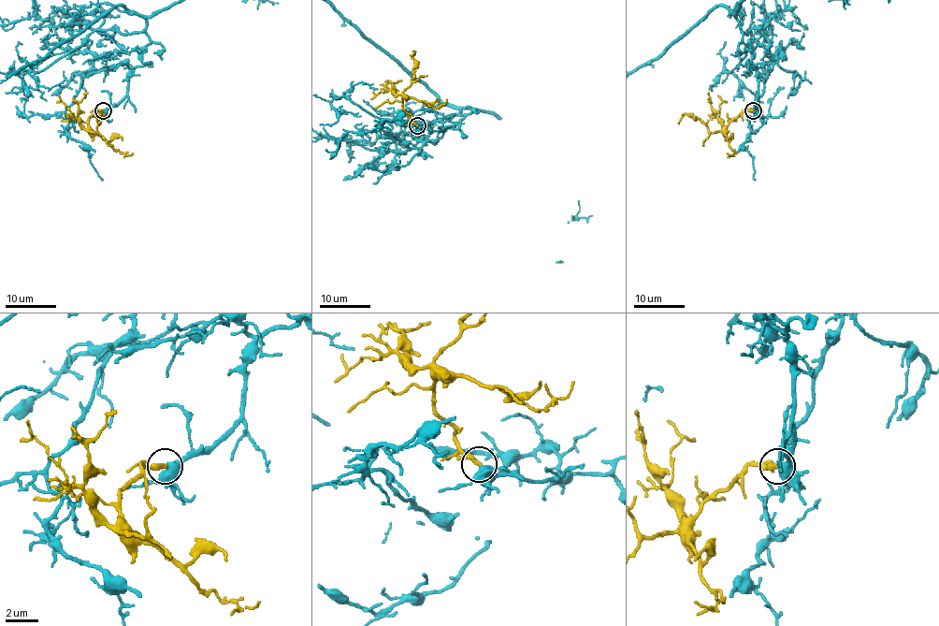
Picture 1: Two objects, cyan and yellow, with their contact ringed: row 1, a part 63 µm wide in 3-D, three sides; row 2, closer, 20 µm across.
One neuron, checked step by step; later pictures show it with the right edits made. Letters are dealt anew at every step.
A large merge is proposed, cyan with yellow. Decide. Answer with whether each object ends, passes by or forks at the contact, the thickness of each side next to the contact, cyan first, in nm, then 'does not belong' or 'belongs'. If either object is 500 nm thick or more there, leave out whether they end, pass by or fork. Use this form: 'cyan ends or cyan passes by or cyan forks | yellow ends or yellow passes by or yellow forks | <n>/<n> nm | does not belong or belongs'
cyan passes by | yellow ends | 480/360 nm | belongs

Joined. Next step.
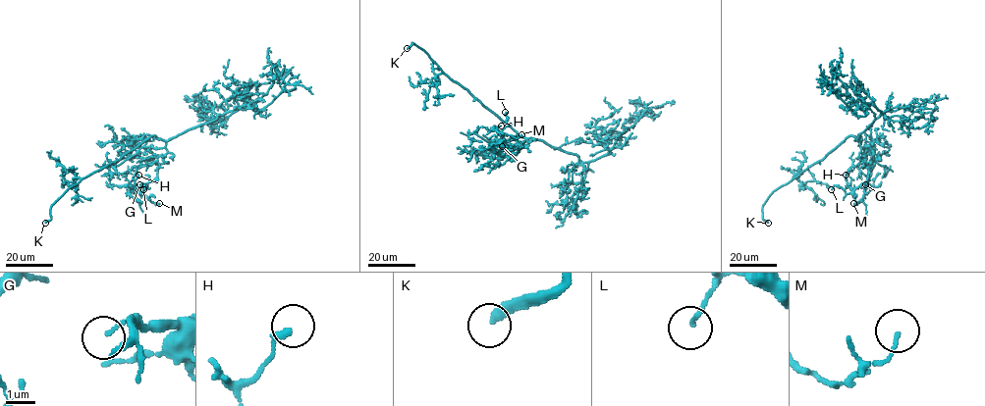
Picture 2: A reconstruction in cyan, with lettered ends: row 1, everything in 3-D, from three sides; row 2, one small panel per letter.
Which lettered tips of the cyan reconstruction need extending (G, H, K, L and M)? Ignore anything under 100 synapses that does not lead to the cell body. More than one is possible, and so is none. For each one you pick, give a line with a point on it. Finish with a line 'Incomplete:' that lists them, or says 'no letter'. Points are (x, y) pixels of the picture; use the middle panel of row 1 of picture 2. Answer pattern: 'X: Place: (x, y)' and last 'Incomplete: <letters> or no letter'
K: Place: (407, 48)
Incomplete: K

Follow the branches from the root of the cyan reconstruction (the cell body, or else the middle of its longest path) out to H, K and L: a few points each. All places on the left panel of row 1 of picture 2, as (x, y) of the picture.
H: (173, 137), (166, 141), (167, 153), (157, 177), (142, 183), (138, 192), (134, 183), (138, 175)
K: (173, 137), (162, 140), (150, 135), (118, 160), (83, 177), (51, 206), (50, 219), (45, 223)
L: (173, 137), (166, 141), (164, 163), (155, 177), (142, 183), (139, 192), (142, 193), (143, 189)

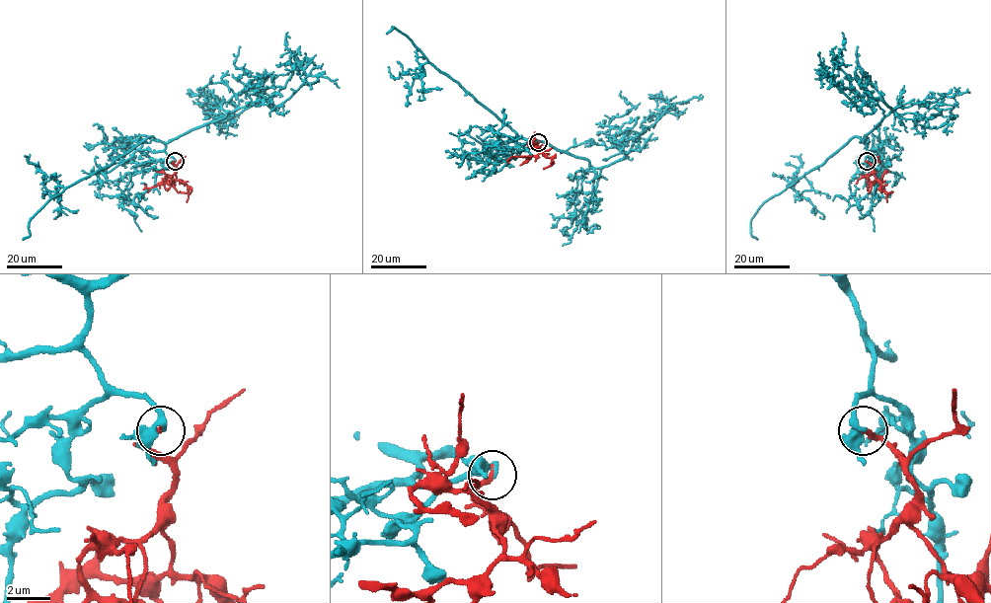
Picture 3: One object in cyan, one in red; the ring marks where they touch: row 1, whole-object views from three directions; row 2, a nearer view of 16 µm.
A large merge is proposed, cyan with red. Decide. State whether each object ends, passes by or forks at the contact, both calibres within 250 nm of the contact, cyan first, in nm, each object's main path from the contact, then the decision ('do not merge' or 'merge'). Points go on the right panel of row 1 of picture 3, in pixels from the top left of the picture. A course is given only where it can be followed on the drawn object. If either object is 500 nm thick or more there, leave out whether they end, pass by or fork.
cyan passes by; red ends; calibres 240 and 280 nm; course cyan (867, 161), (865, 137), (892, 111), (880, 97), (857, 106), (827, 75), (820, 79), (820, 88); course red (867, 161), (872, 166), (874, 175), (880, 180), (880, 188), (887, 184); merge

